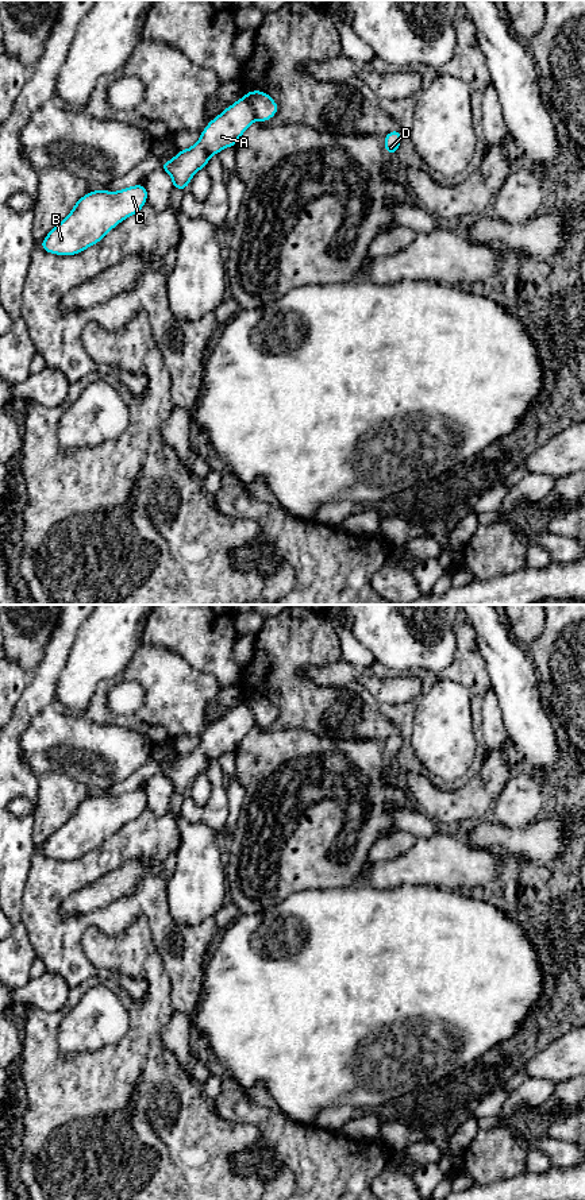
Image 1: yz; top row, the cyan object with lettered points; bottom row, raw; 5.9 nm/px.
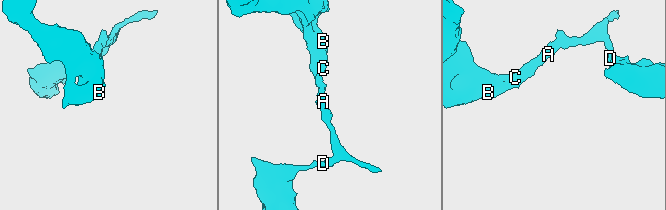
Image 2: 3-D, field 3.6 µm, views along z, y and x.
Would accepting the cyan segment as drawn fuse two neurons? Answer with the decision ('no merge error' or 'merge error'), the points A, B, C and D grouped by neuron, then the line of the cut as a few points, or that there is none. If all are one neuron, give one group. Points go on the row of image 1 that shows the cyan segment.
merge error | A B C / D | yz (245, 96), (257, 119)

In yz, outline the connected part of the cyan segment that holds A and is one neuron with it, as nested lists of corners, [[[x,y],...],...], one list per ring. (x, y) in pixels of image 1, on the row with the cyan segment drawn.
[[[240,97],[213,117],[190,148],[180,150],[172,161],[159,165],[159,169],[172,177],[172,190],[182,189],[186,192],[196,171],[208,166],[209,157],[219,154],[226,147],[234,147],[255,120],[254,109],[246,97]]]

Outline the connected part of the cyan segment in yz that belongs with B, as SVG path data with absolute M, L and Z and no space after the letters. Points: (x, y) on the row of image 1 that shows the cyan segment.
M142 184L118 192L91 190L78 198L69 216L47 234L41 248L55 255L77 255L89 246L97 244L120 221L138 213L147 200L147 188Z

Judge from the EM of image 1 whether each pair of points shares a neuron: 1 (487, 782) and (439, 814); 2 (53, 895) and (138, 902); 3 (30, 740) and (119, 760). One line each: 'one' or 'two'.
1: one
2: one
3: one

